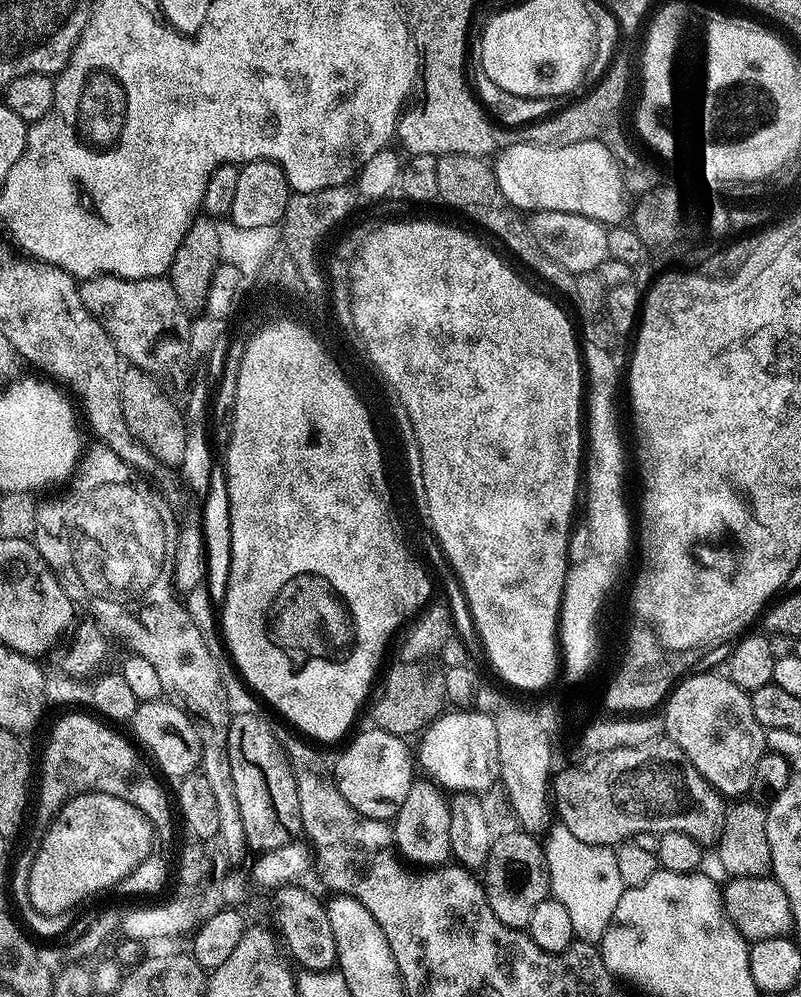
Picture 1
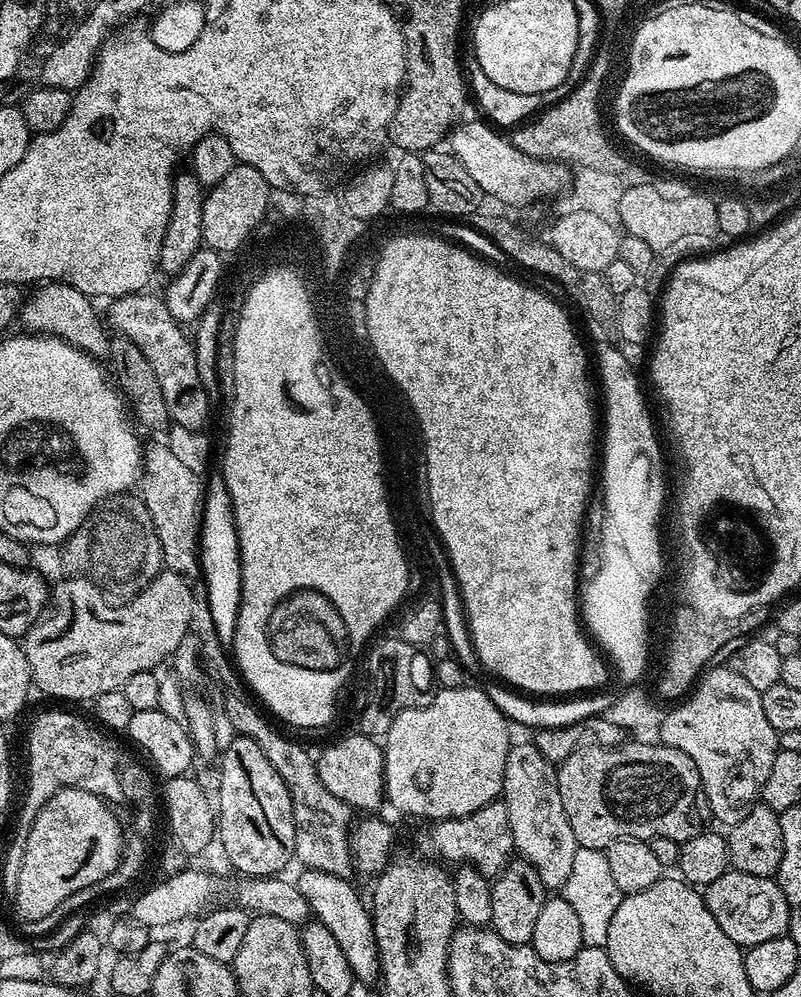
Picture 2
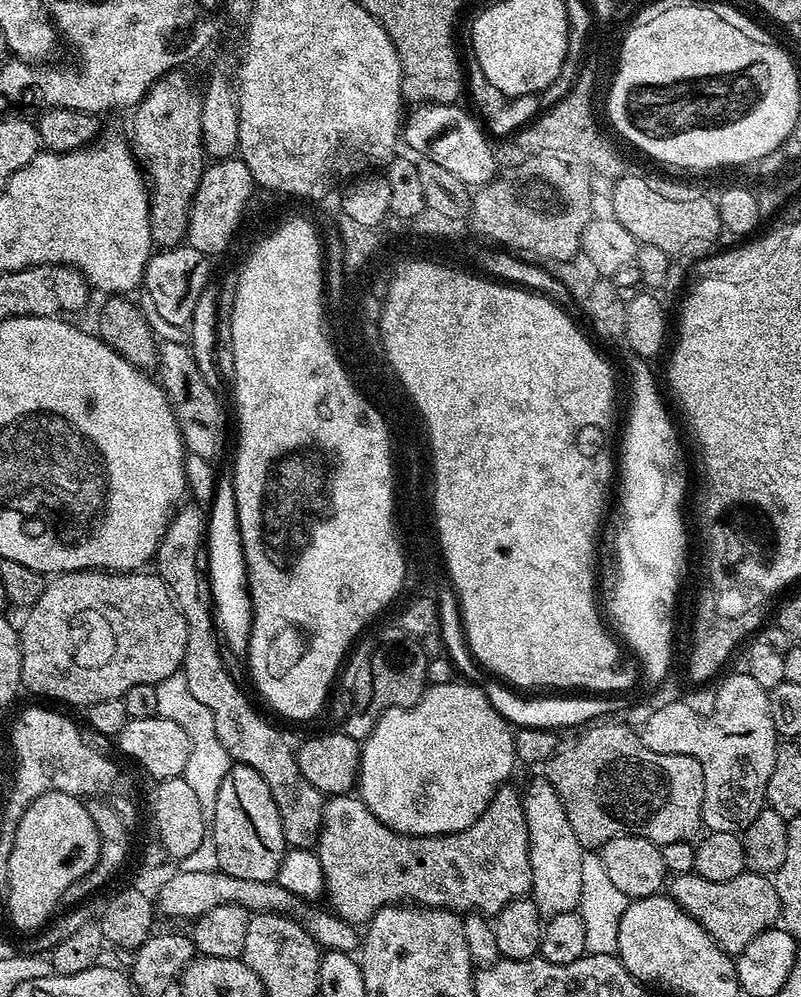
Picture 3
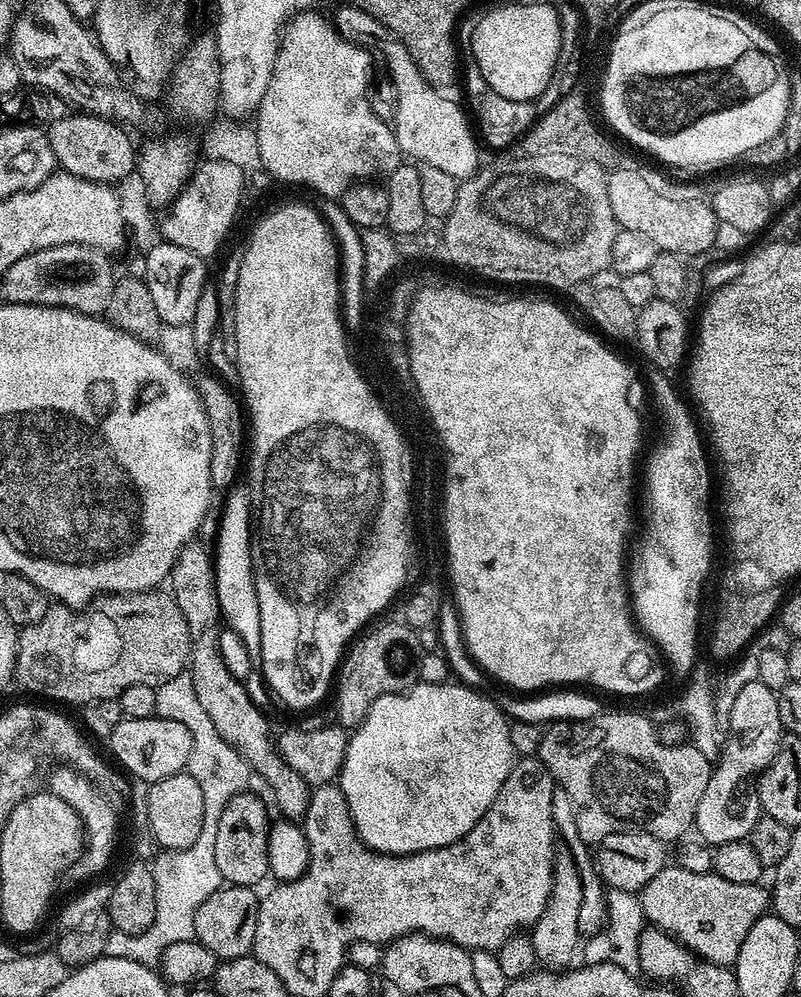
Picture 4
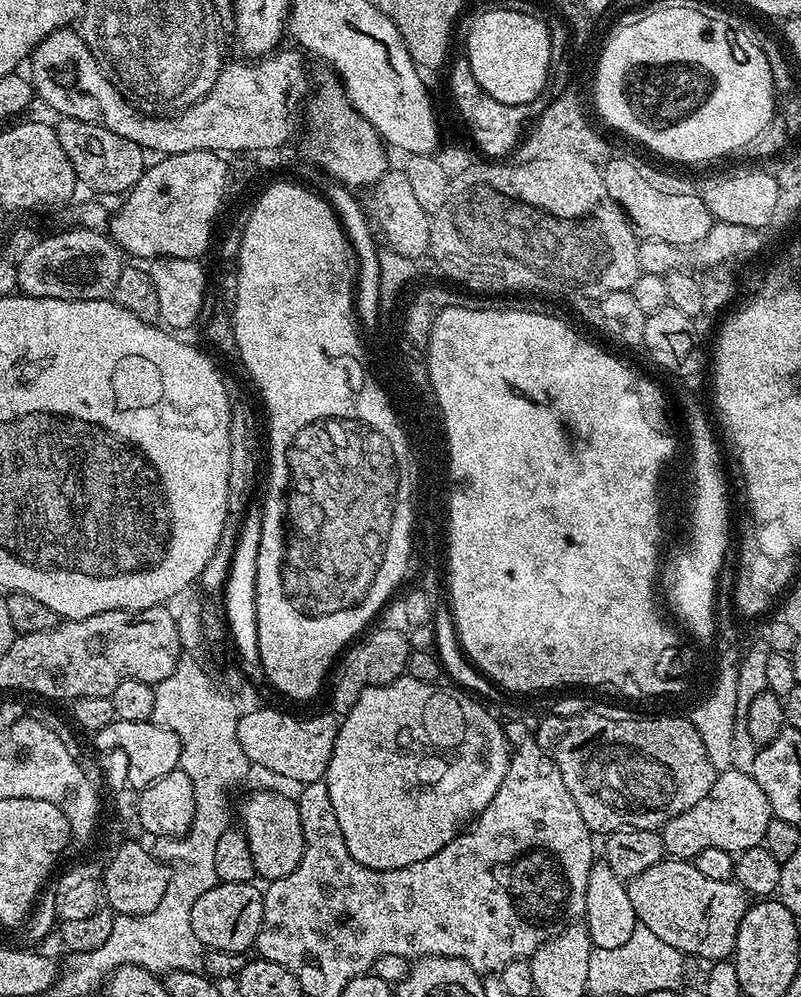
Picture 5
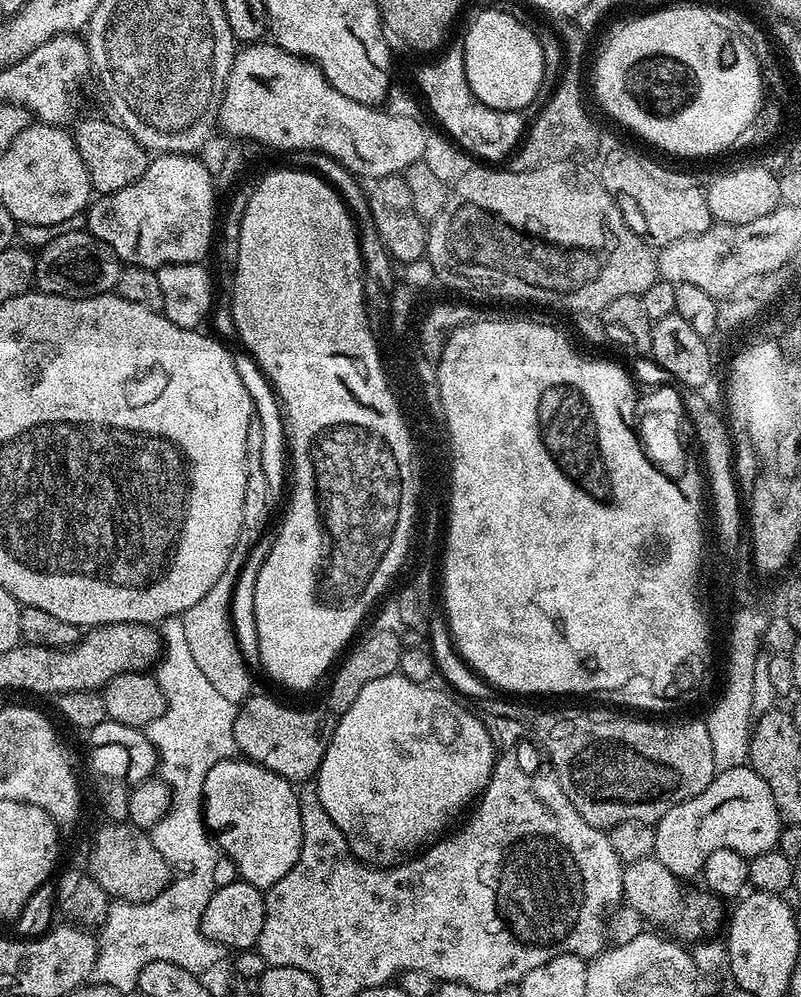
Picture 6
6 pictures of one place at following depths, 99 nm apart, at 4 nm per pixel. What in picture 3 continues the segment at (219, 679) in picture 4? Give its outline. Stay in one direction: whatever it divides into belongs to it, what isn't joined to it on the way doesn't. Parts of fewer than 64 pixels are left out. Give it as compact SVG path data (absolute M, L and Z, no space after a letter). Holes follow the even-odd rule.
M181 503L175 509L154 557L155 571L166 582L182 618L186 618L186 654L182 665L184 677L194 698L198 698L198 702L202 702L202 706L214 714L218 742L226 746L228 755L235 763L256 770L270 788L281 816L282 834L287 847L311 849L320 835L325 793L306 782L306 774L302 774L298 766L293 745L288 745L287 738L256 713L255 706L244 697L243 690L236 685L235 678L224 665L224 656L220 653L222 640L218 635L206 567L205 536L208 521L203 507L200 509L198 505L188 503Z

